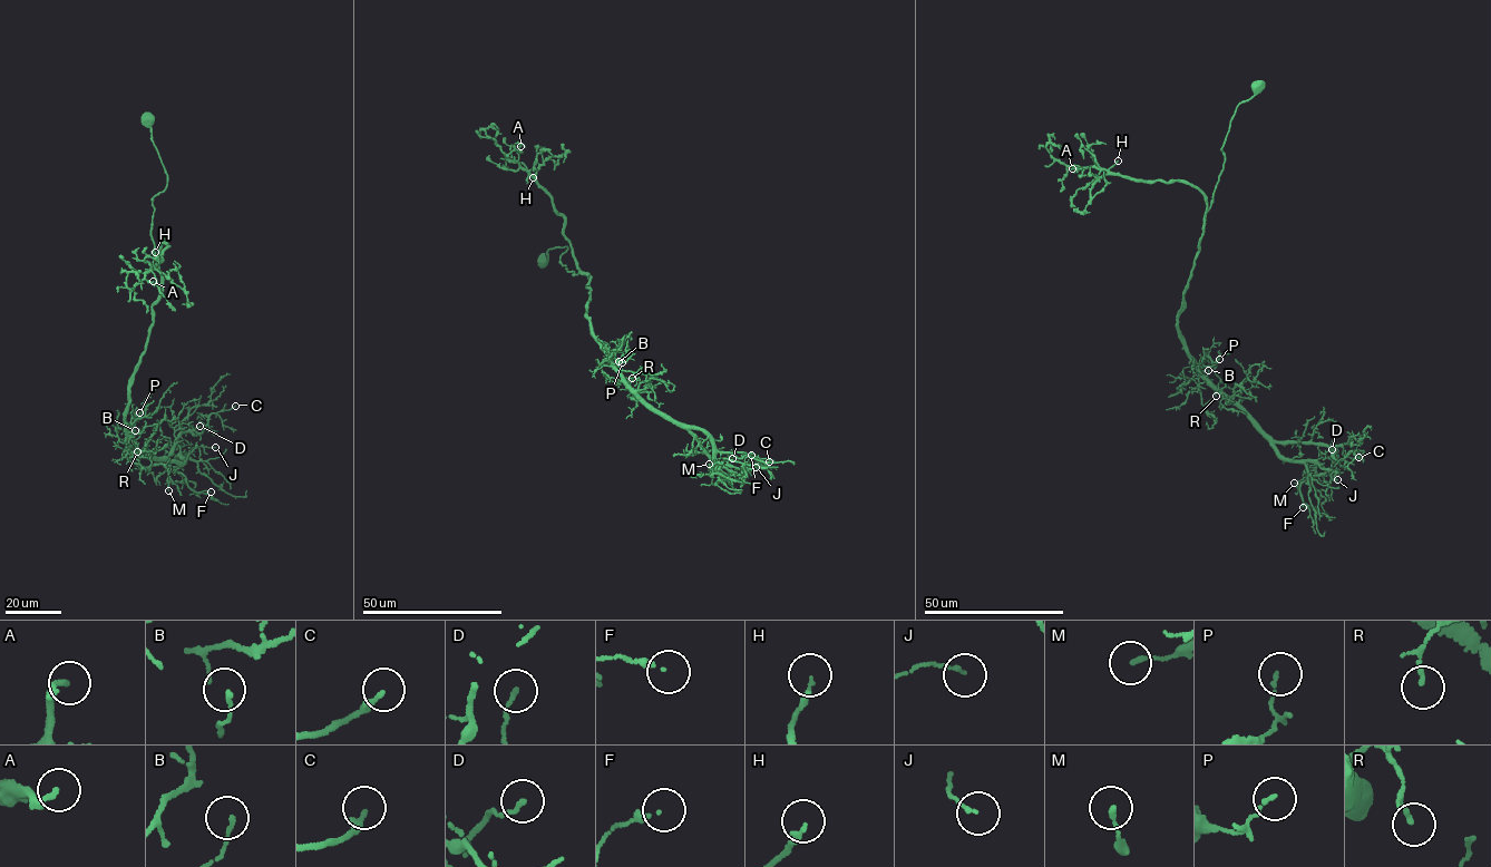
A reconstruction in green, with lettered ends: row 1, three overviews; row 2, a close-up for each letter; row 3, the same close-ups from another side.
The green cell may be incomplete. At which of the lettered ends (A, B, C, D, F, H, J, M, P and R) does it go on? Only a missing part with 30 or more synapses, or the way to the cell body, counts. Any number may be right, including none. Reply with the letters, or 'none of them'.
H

